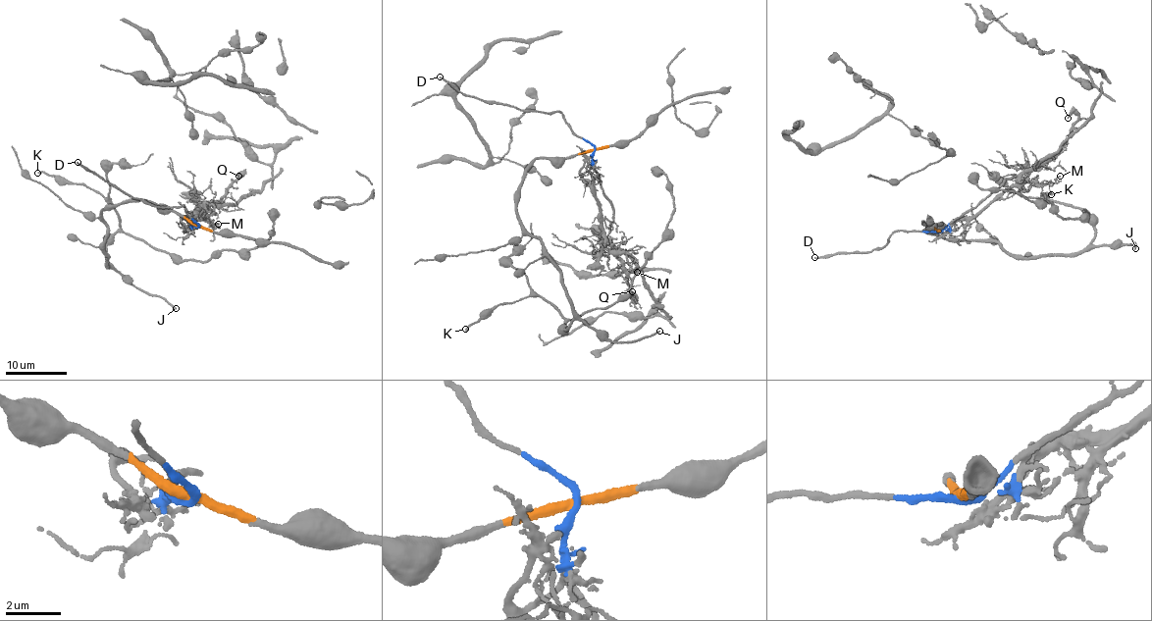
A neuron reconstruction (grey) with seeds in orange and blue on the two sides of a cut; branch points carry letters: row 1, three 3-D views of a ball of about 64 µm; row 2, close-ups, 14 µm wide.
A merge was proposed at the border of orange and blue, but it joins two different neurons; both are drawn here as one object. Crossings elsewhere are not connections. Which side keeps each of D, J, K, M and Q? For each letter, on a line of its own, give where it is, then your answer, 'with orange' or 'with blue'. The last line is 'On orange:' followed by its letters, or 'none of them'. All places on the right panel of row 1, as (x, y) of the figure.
D: at (814, 257); with blue
J: at (1135, 248); with orange
K: at (1051, 194); with orange
M: at (1060, 176); with blue
Q: at (1068, 118); with blue
On orange: J, K

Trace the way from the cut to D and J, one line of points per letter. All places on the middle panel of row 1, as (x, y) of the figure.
D: (594, 149), (573, 132), (561, 114), (523, 109), (463, 94), (440, 77)
J: (594, 149), (537, 158), (520, 187), (517, 219), (540, 240), (581, 318), (615, 341), (659, 331)

